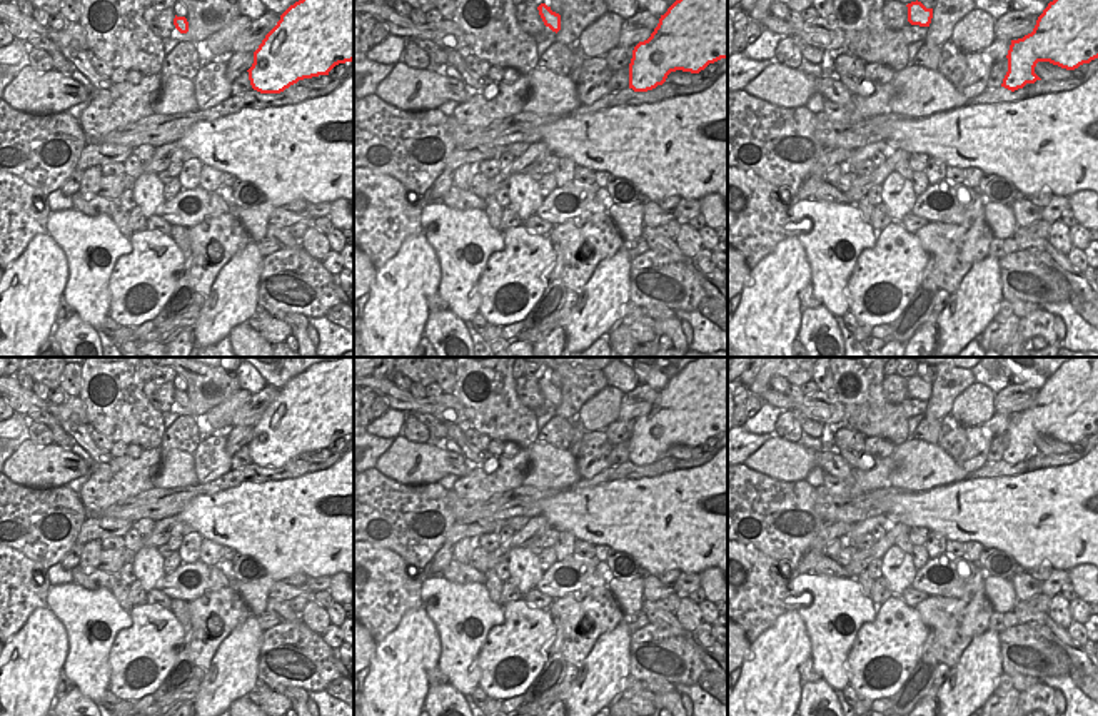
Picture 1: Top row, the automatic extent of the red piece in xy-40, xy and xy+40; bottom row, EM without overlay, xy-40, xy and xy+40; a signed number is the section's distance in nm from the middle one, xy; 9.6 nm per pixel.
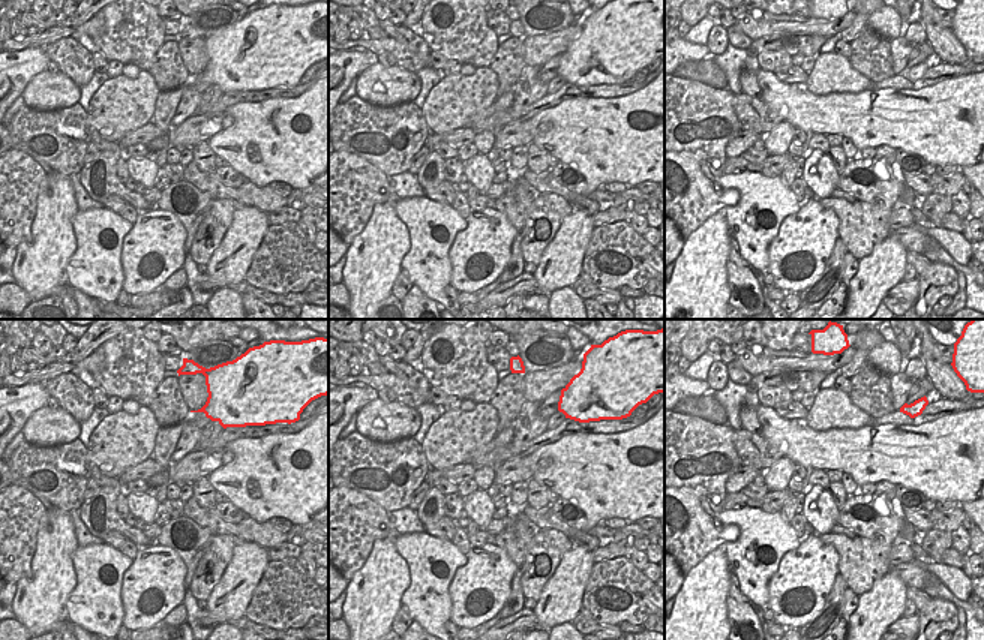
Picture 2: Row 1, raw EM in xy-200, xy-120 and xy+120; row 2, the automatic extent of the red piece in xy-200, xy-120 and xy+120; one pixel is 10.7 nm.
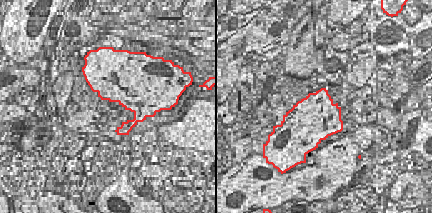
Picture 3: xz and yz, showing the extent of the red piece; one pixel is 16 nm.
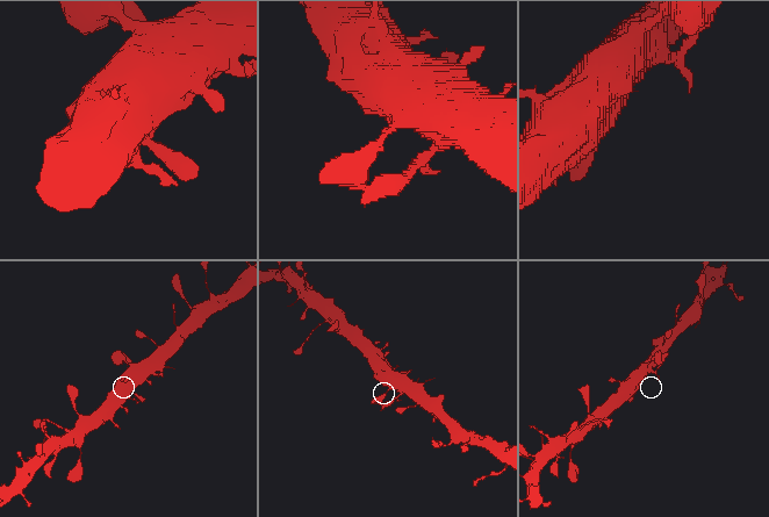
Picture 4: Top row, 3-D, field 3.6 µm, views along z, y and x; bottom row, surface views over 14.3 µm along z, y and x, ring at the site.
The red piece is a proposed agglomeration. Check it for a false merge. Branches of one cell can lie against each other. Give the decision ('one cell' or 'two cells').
one cell

